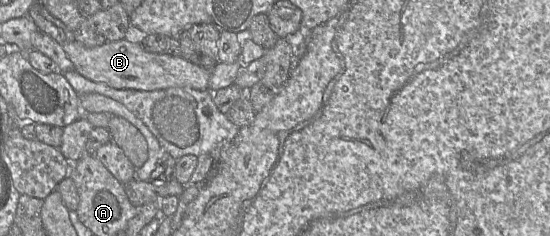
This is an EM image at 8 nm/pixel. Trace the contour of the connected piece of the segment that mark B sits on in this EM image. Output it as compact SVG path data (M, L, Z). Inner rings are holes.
M122 39L107 41L101 46L86 47L78 41L66 40L63 50L74 65L74 70L83 77L104 83L115 89L153 91L170 87L189 87L207 90L211 71L197 66L183 58L167 53L157 54L146 51L142 44Z

